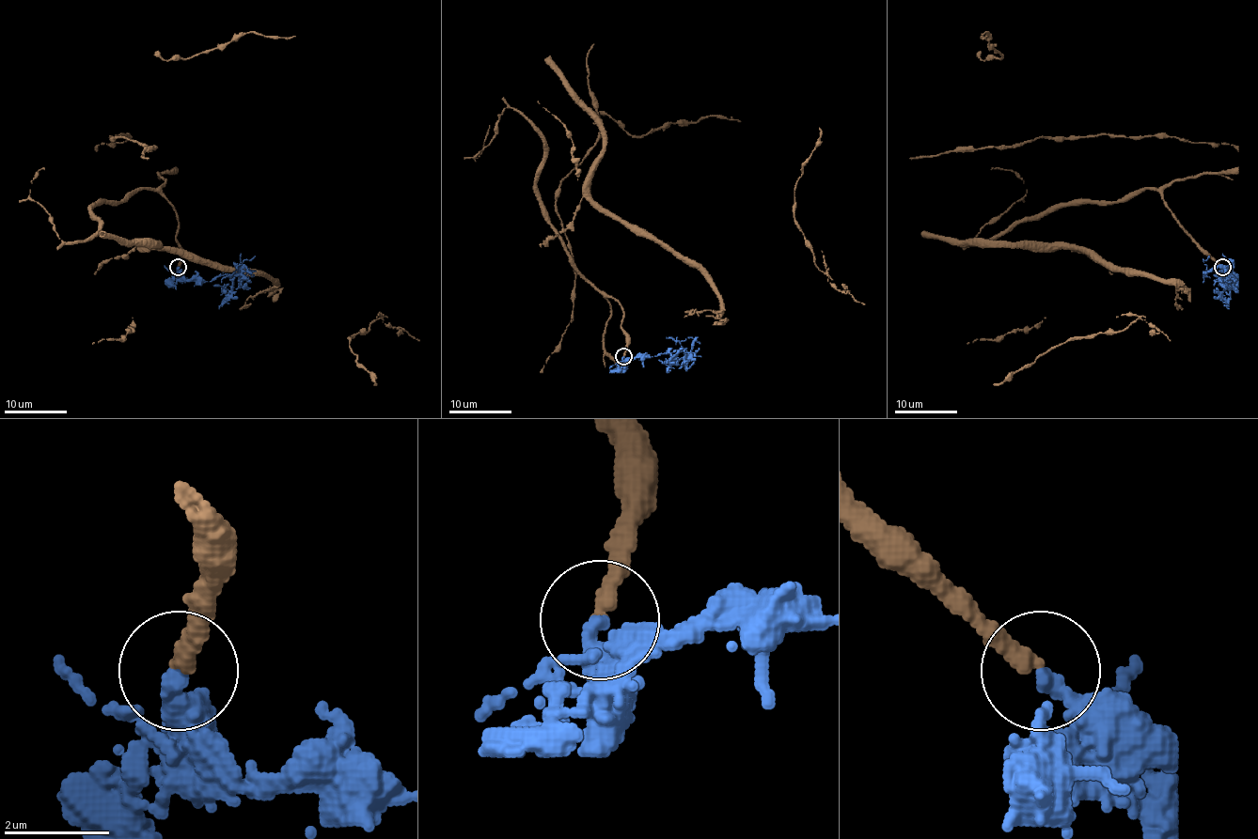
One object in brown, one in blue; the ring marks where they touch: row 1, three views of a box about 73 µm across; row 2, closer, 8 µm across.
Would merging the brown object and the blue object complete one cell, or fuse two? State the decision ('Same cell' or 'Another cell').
Another cell

